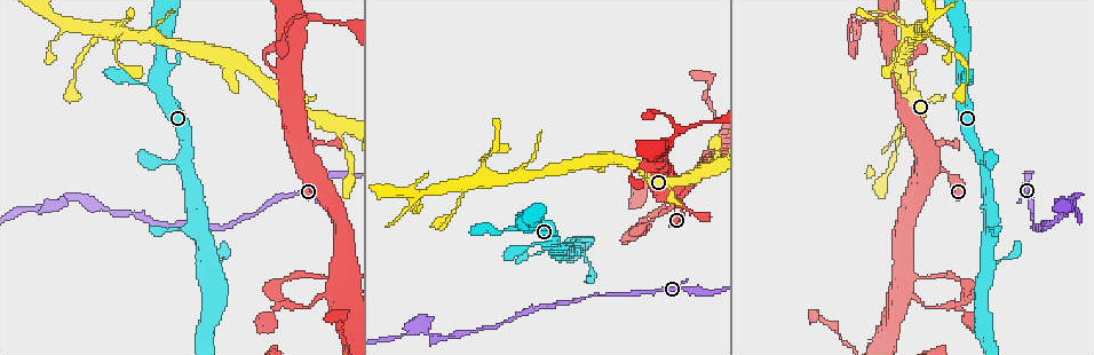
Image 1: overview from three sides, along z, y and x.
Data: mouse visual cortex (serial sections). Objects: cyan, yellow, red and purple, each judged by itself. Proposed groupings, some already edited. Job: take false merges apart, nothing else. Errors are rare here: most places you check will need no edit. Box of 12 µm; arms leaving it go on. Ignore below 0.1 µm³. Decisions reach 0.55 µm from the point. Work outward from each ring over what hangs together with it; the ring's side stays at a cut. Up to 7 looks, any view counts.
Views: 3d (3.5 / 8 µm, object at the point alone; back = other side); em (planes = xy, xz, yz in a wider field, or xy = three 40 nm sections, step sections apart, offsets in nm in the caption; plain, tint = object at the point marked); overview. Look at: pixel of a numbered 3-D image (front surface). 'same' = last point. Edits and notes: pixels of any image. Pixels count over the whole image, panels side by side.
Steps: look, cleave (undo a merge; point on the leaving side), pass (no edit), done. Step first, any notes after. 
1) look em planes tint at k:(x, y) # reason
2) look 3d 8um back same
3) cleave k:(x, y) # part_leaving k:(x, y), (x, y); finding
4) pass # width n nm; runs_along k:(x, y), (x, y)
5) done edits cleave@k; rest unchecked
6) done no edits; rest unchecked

look 3d 3.5um at 1:(498, 233) # sudden change in width

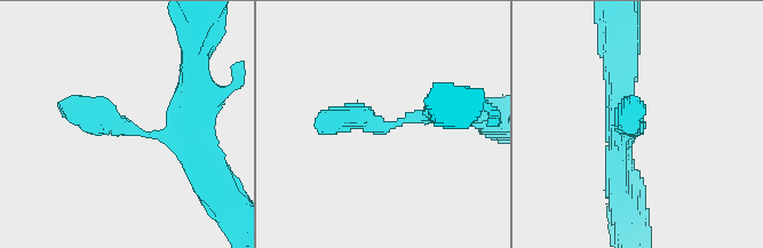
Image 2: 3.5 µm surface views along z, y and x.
look em xy step 3 tint at 2:(128, 129)

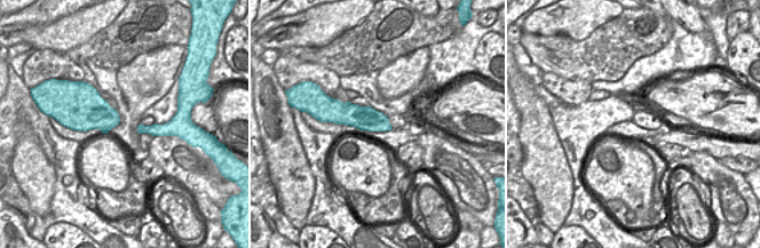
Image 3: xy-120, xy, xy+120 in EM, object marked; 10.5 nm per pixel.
pass # width 260 nm; runs_along 2:(191, 140), (184, 129), (135, 133), (62, 104); continuous, no second cell

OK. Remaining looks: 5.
look 3d 3.5um at 1:(45, 11) # sharp bend

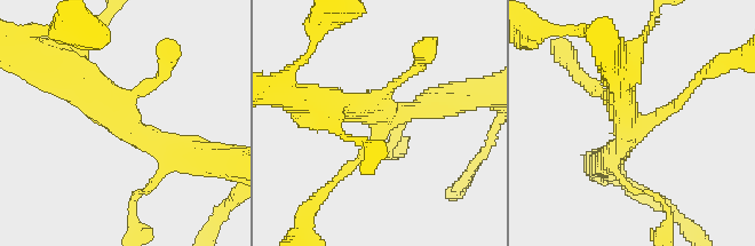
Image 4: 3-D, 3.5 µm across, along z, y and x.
look em xy step 1 tint at 4:(634, 125) # arms 4; arm_widths 150, 150, 350, 400 nm

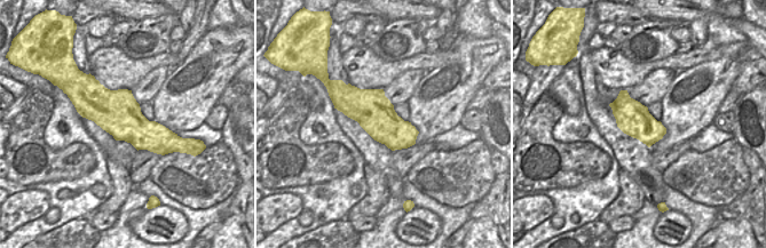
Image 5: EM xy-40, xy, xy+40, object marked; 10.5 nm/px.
pass # runs_along 4:(185, 156), (136, 135), (63, 78); all the same cell

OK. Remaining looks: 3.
look 3d 8um at 1:(67, 196) # a narrow waist

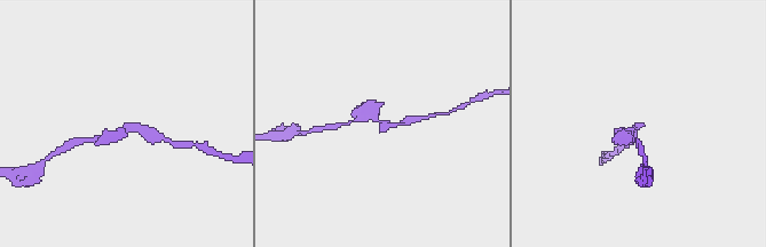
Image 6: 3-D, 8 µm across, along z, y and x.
look 3d 3.5um at 6:(383, 123)

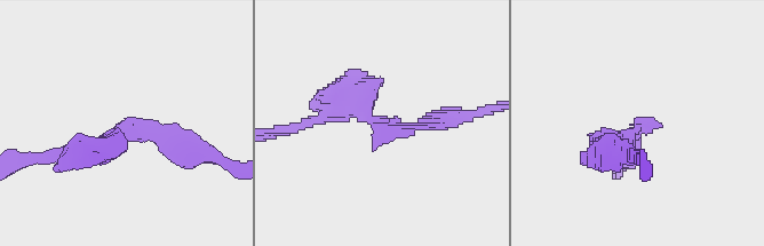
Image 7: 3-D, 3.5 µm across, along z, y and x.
look em xy step 1 tint at 7:(383, 121) # shape alone is not enough

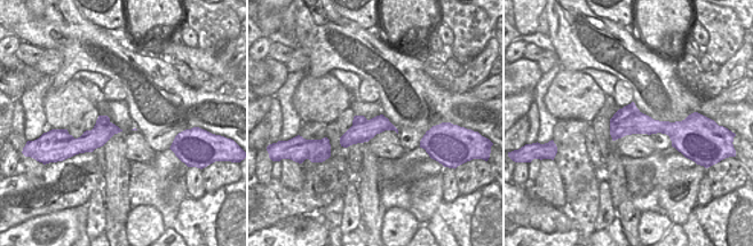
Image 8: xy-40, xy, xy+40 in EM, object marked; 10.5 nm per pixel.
pass # runs_along 7:(198, 155), (145, 134), (68, 155); one cell here

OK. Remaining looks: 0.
done no edits; rest unchecked

